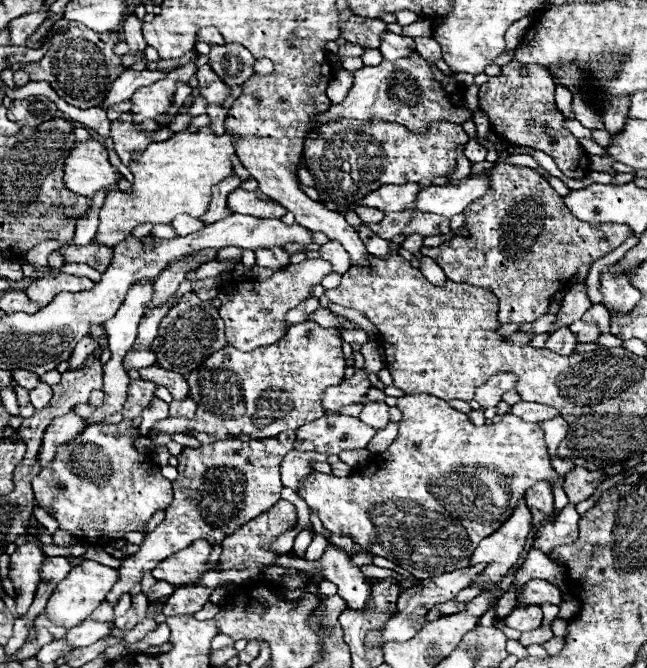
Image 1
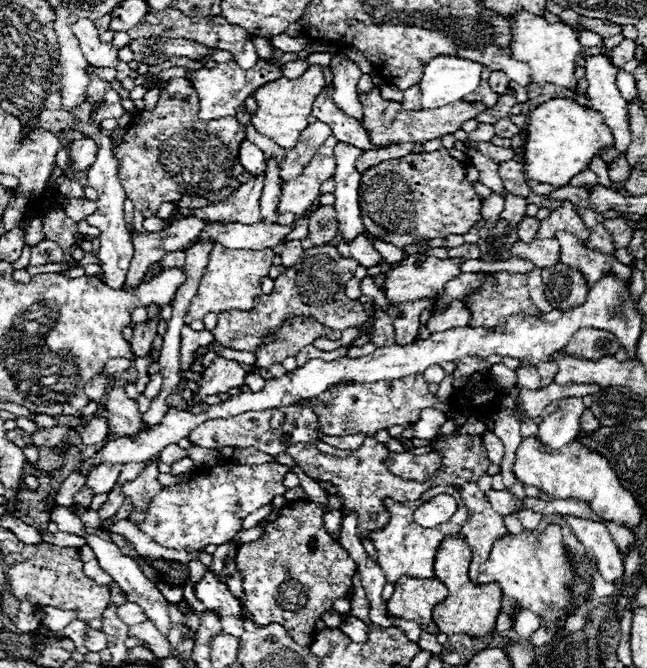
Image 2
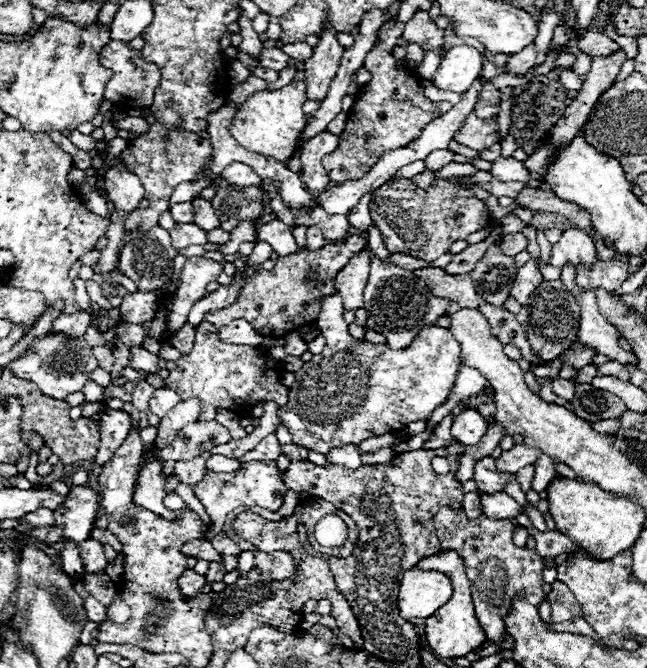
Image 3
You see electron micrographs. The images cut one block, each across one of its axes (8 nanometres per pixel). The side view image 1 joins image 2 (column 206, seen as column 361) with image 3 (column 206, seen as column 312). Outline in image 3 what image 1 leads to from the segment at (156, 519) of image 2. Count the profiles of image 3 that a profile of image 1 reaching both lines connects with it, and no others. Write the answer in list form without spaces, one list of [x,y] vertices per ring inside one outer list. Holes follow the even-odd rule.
[[[252,460],[246,462],[240,470],[234,472],[208,472],[194,488],[196,498],[204,504],[208,516],[212,518],[212,530],[218,534],[224,526],[224,520],[228,516],[228,512],[232,512],[238,506],[260,506],[260,508],[268,508],[268,510],[278,510],[284,502],[284,494],[286,494],[286,486],[282,482],[282,474],[278,470],[278,464],[274,460],[270,462],[260,462],[260,460]]]

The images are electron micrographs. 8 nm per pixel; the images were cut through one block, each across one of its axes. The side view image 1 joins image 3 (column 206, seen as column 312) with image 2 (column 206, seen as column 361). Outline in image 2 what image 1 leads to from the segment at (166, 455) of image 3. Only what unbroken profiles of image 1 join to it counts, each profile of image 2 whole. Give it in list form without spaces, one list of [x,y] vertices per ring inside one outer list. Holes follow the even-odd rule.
[[[300,404],[284,406],[284,410],[262,410],[260,414],[238,414],[236,418],[216,418],[202,422],[188,434],[190,444],[220,450],[224,446],[236,446],[236,448],[248,448],[254,446],[266,454],[280,454],[286,452],[288,446],[296,442],[312,442],[318,440],[318,422],[316,414],[310,408],[304,408]]]

